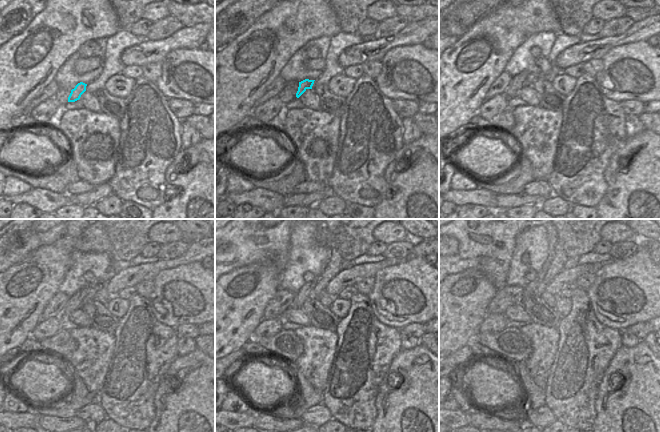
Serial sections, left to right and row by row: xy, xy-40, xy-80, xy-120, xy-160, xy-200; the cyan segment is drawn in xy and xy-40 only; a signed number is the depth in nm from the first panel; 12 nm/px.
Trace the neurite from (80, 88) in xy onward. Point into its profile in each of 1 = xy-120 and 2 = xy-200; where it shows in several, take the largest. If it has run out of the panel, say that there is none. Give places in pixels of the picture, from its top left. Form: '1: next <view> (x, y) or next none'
1: next xy-120 (91, 288)
2: next xy-200 (557, 265)

